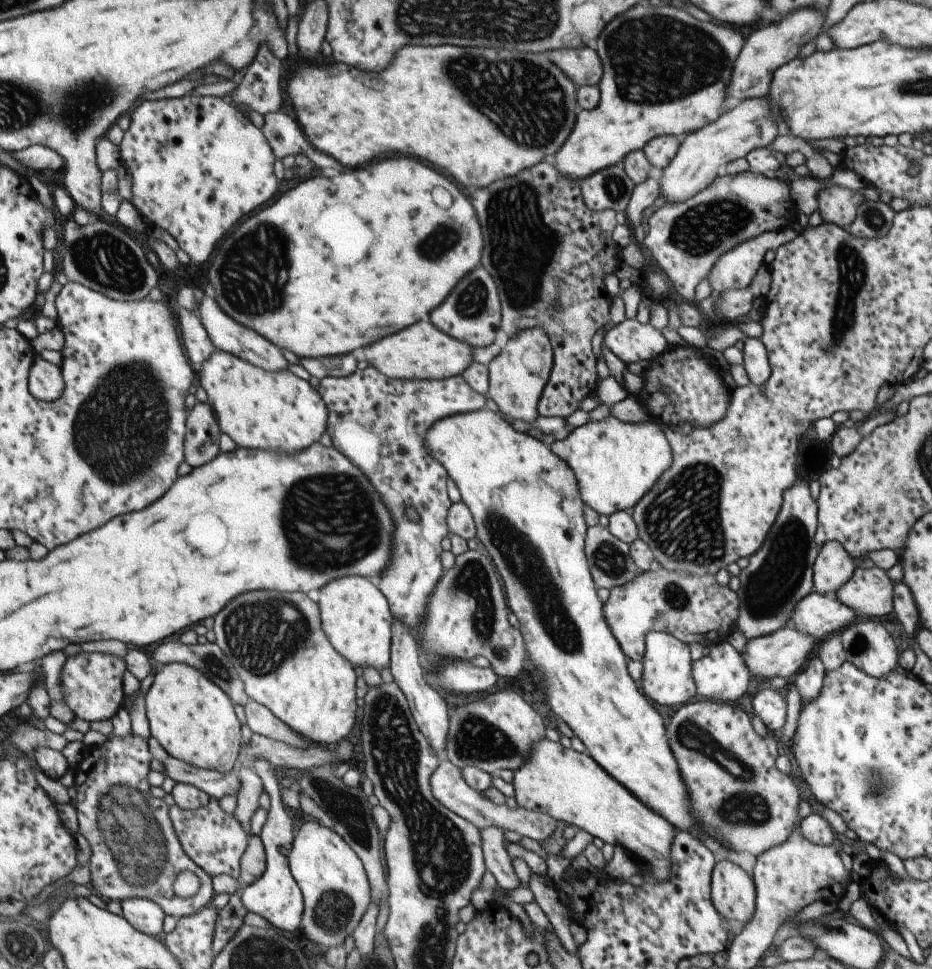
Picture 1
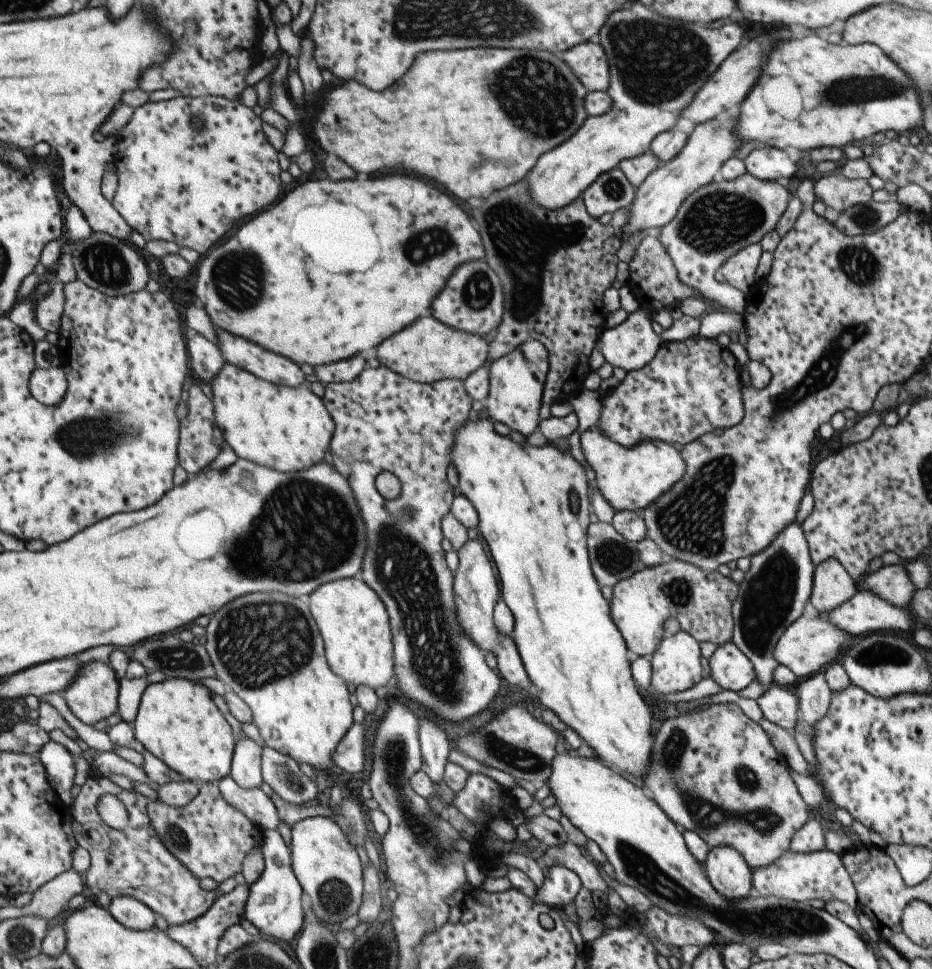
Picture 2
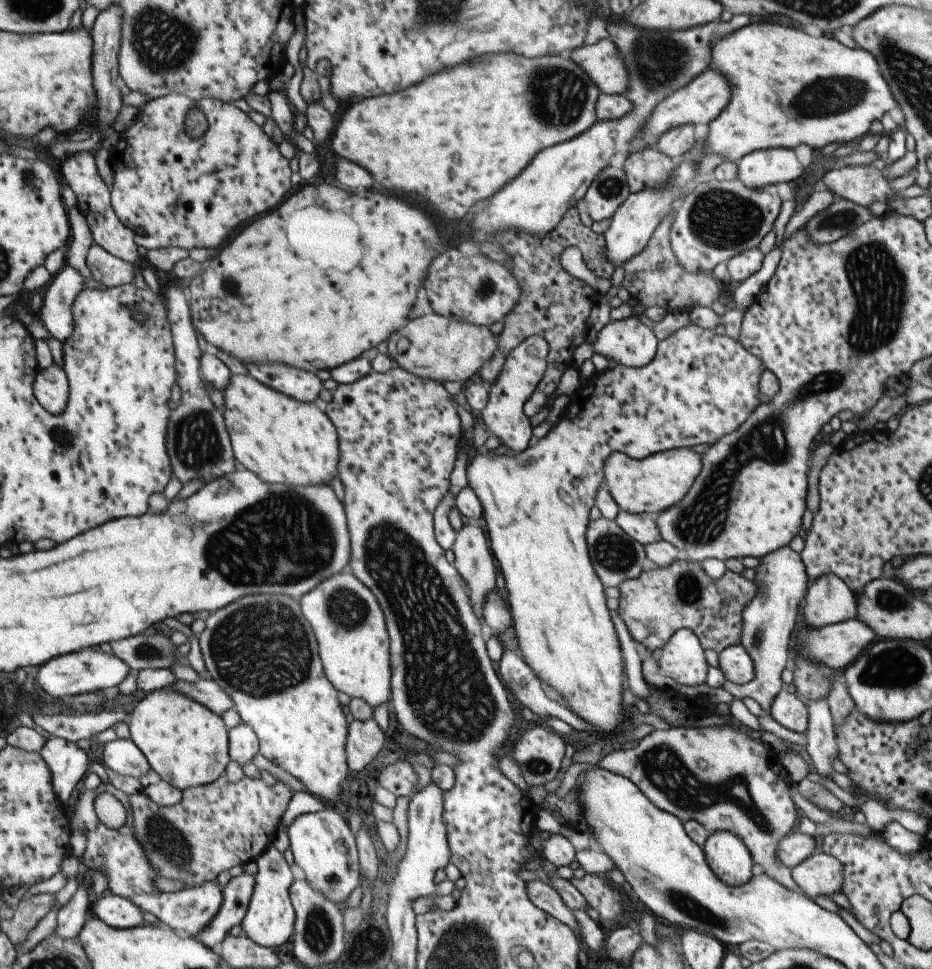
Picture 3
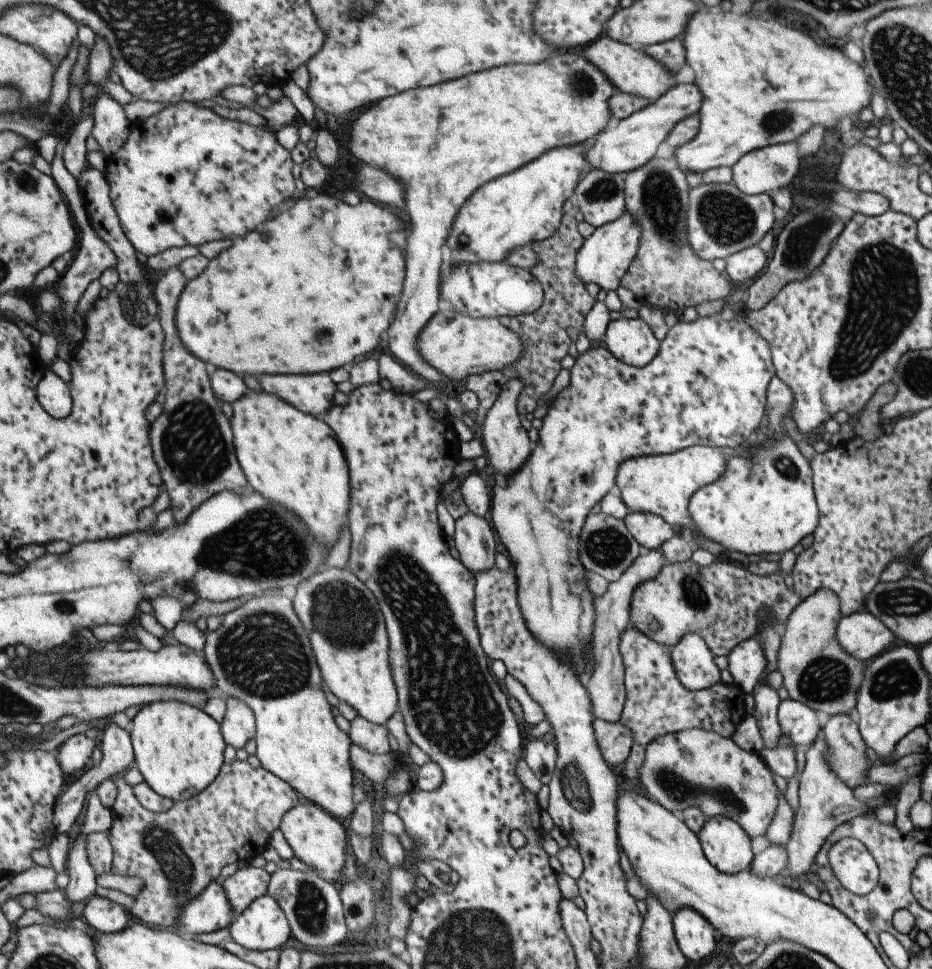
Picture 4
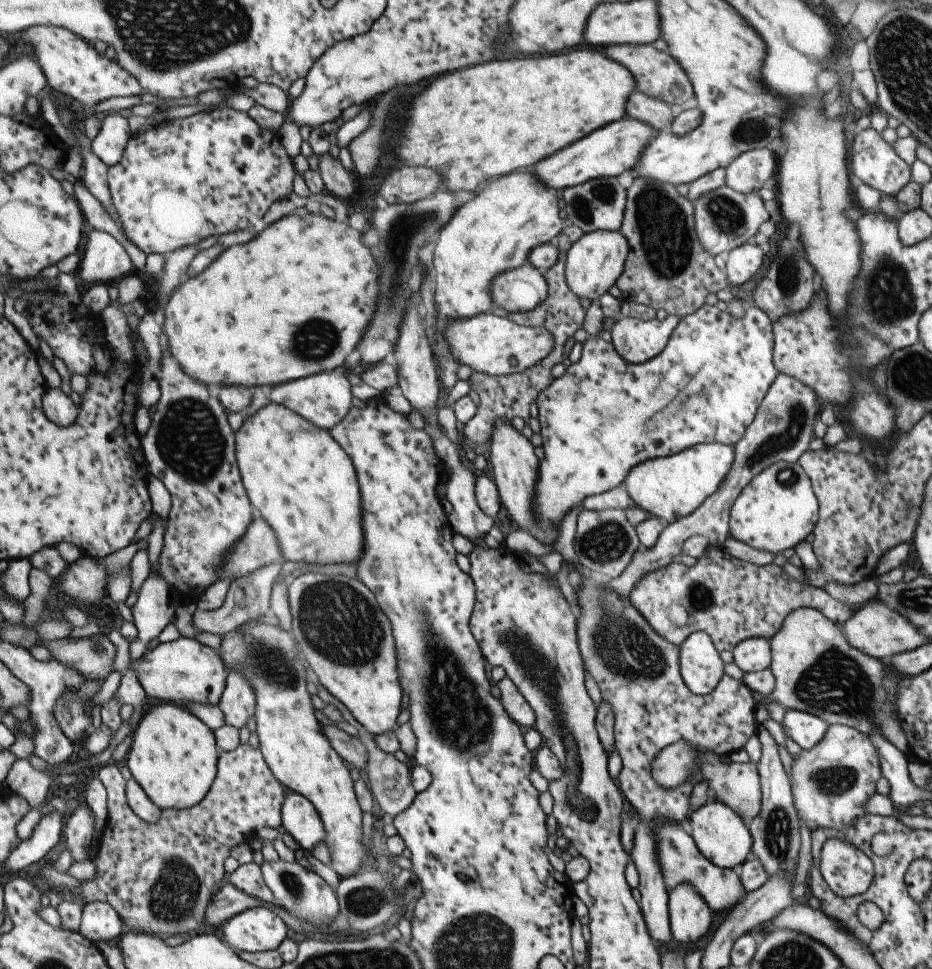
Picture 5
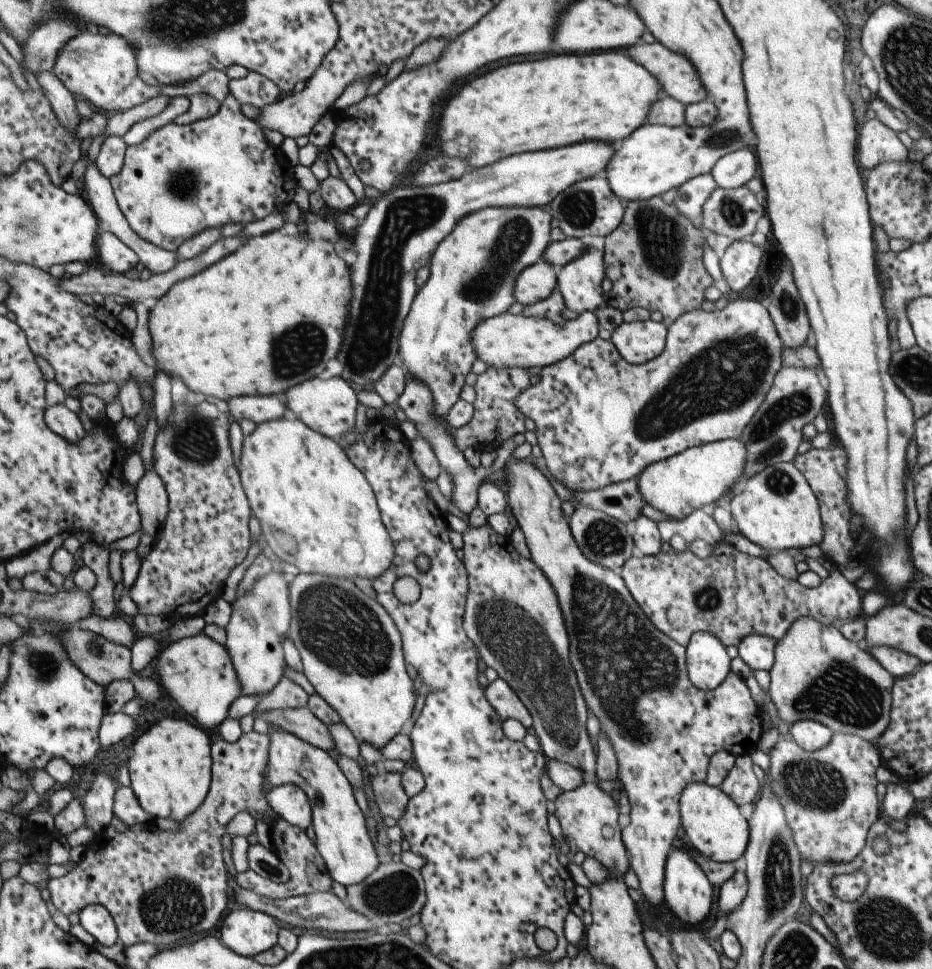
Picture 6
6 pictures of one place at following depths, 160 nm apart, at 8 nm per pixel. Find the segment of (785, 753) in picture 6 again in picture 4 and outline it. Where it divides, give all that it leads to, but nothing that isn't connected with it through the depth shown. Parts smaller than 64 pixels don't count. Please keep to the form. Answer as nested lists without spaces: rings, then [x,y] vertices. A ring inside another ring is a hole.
[[[854,714],[830,716],[822,726],[821,734],[828,744],[828,763],[833,772],[850,790],[863,785],[863,774],[872,764],[864,753],[866,744],[859,734]]]

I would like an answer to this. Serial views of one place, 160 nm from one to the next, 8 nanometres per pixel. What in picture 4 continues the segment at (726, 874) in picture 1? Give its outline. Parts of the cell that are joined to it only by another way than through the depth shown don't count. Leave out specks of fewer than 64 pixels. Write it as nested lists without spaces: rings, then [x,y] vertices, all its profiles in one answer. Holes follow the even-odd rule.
[[[712,817],[696,835],[705,858],[719,872],[734,875],[750,868],[754,857],[750,838],[736,822]]]

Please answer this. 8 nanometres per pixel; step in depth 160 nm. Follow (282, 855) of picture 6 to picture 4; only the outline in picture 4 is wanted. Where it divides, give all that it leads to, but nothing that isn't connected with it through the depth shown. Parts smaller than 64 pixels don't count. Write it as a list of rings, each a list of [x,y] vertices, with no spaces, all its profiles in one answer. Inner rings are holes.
[[[246,866],[233,876],[222,879],[235,915],[242,915],[259,897],[270,888],[271,874],[267,870]]]

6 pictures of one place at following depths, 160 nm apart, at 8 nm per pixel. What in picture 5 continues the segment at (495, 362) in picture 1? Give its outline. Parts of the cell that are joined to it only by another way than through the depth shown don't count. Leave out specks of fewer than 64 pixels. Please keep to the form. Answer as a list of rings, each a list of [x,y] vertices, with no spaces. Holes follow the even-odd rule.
[[[495,419],[489,437],[489,466],[491,466],[492,481],[495,483],[500,504],[511,516],[512,520],[540,543],[549,544],[557,536],[557,529],[545,529],[534,519],[531,497],[534,491],[534,482],[537,476],[539,458],[529,439],[517,431],[509,419]]]

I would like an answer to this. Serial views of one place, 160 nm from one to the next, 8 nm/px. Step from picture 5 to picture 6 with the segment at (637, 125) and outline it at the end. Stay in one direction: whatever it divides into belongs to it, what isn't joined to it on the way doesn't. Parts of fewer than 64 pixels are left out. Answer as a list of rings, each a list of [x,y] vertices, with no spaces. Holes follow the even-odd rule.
[[[587,140],[565,148],[519,153],[503,157],[486,167],[470,169],[455,180],[428,187],[406,185],[381,196],[369,207],[362,221],[359,221],[352,238],[357,250],[355,261],[350,266],[351,278],[355,278],[352,286],[355,288],[352,290],[343,344],[336,355],[337,360],[343,364],[341,377],[356,384],[357,390],[362,390],[370,388],[385,369],[393,364],[398,354],[398,340],[405,315],[418,291],[413,281],[415,272],[428,264],[439,241],[451,232],[459,219],[483,207],[540,207],[549,204],[564,188],[594,177],[597,172],[605,169],[616,146],[609,141]]]

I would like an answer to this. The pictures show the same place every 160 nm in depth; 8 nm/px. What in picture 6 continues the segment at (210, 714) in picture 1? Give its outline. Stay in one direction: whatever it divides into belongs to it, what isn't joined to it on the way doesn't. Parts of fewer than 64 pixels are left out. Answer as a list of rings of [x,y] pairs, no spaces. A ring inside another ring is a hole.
[[[162,718],[136,739],[134,753],[127,761],[131,786],[143,808],[154,818],[184,821],[193,815],[210,794],[213,779],[213,744],[205,729],[187,720]]]

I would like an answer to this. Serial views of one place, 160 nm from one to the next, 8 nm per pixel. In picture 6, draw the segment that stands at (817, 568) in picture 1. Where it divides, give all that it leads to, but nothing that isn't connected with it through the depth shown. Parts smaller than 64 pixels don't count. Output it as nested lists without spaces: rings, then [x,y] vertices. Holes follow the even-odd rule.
[[[809,617],[795,619],[785,634],[776,641],[774,661],[768,670],[770,696],[777,714],[789,726],[798,720],[814,720],[824,724],[833,733],[860,736],[863,740],[877,740],[886,731],[890,719],[891,687],[894,678],[865,650],[843,637],[841,629],[823,626]]]

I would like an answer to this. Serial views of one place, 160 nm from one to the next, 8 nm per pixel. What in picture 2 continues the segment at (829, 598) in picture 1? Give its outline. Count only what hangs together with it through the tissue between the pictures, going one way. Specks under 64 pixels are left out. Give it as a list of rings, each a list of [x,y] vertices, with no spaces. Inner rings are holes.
[[[857,591],[849,600],[817,617],[856,637],[875,630],[891,633],[914,629],[907,608],[891,606],[869,591]]]

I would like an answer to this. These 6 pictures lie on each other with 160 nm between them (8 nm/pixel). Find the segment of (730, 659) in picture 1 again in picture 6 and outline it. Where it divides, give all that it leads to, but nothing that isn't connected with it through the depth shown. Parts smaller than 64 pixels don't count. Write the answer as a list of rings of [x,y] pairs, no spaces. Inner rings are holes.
[[[765,635],[744,636],[737,647],[739,658],[749,666],[751,671],[768,671],[774,661],[776,641]]]

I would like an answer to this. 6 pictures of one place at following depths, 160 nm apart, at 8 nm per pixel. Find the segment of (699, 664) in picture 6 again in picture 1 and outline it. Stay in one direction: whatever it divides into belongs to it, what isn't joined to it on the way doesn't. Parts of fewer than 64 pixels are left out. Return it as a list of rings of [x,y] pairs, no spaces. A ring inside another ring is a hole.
[[[649,632],[644,640],[644,652],[641,656],[641,690],[651,702],[661,706],[677,706],[689,703],[696,694],[691,676],[691,658],[689,648],[674,636],[664,632]]]

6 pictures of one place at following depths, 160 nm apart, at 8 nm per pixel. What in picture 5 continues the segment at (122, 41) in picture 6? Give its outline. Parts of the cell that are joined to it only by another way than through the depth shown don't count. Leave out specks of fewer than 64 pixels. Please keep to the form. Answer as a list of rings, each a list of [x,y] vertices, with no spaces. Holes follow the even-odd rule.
[[[37,25],[17,33],[32,46],[40,65],[44,68],[48,84],[83,103],[90,111],[96,104],[113,96],[137,96],[144,92],[137,78],[120,67],[115,60],[95,50],[93,44],[71,29],[60,26]]]

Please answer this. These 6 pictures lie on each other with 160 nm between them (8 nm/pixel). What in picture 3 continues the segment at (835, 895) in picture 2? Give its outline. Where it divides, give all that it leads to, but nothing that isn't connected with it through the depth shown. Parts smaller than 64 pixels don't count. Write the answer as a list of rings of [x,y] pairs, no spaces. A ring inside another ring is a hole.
[[[820,849],[790,868],[790,875],[809,899],[831,896],[842,890],[841,863]]]

